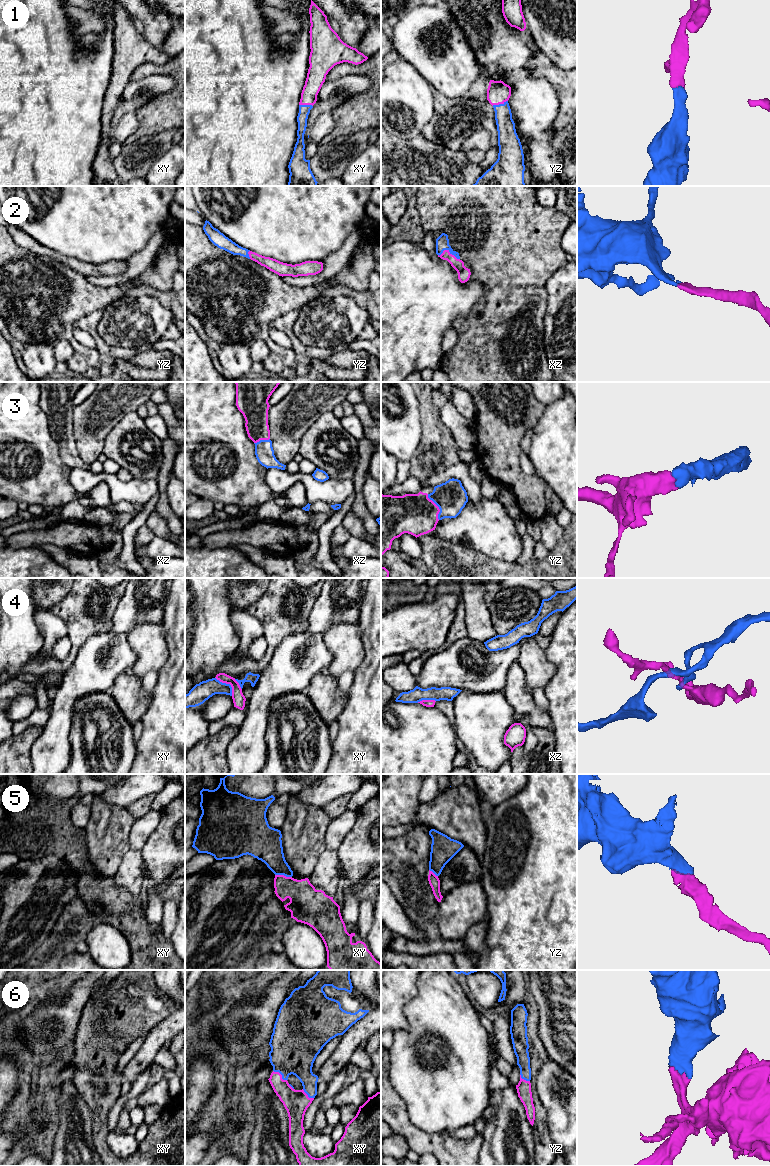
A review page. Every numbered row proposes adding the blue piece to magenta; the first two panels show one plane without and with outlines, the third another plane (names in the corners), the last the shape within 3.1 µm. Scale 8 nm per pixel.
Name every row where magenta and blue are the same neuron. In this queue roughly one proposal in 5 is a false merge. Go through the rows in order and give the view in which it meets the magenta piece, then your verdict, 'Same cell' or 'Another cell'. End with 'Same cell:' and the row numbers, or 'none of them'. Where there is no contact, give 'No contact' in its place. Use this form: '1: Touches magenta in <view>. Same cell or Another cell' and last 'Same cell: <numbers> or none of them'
1: Touches magenta in yz. Same cell
2: Touches magenta in xz. Same cell
3: Touches magenta in yz. Same cell
4: Touches magenta in xy. Another cell
5: Touches magenta in xy. Same cell
6: Touches magenta in xy. Same cell
Same cell: 1, 2, 3, 5, 6

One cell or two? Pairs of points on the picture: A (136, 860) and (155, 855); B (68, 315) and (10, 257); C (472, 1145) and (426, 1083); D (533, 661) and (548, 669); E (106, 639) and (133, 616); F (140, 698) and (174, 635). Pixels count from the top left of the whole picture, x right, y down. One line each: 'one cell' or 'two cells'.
A: two cells
B: one cell
C: two cells
D: one cell
E: two cells
F: two cells

